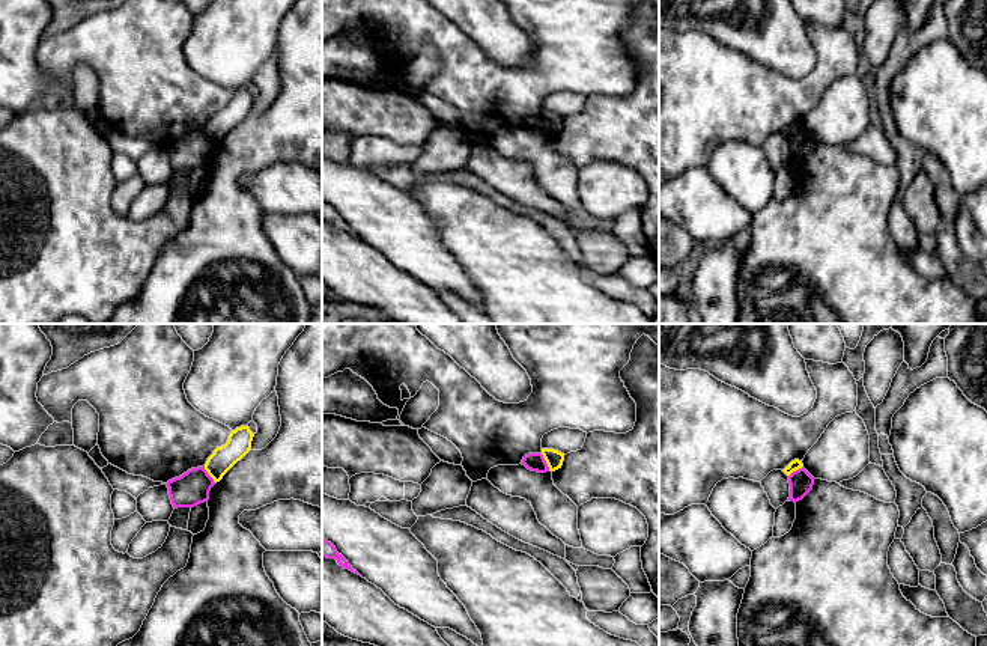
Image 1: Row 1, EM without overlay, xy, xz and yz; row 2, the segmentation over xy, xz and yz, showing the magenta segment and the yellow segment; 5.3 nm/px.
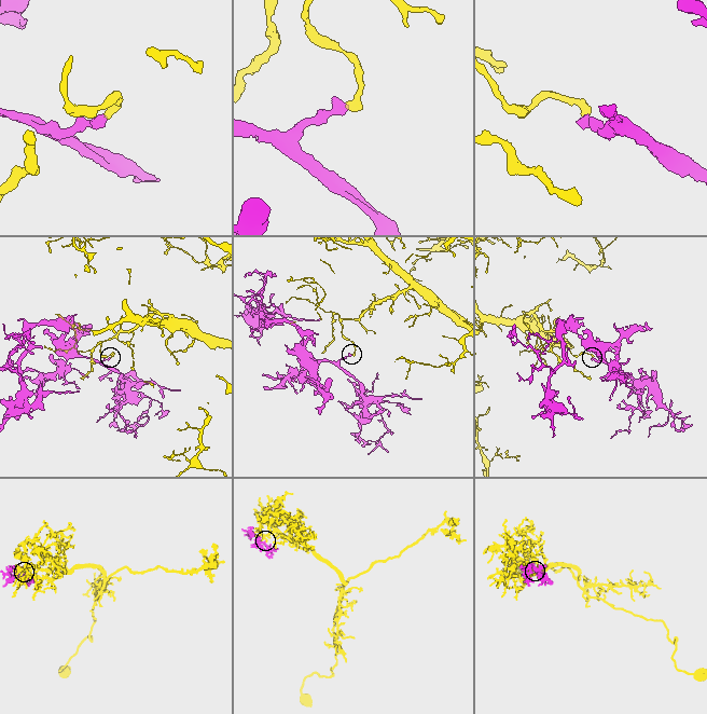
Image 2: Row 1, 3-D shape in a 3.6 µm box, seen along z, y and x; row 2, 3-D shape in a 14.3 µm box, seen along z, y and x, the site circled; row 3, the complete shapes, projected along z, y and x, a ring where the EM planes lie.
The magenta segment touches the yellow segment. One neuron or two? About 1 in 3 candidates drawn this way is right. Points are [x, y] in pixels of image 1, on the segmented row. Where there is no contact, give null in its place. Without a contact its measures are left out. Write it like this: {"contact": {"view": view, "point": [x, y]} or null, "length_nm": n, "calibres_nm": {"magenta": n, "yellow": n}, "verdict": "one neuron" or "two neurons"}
{"contact": {"view": "xz", "point": [545, 463]}, "length_nm": 110, "calibres_nm": {"magenta": 100, "yellow": 90}, "verdict": "two neurons"}

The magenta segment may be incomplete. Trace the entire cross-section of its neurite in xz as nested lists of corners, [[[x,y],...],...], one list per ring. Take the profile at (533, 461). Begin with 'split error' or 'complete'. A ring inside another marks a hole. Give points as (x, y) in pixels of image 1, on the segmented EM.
complete; [[[528,453],[522,459],[522,465],[525,465],[531,471],[546,473],[549,467],[542,453]]]

